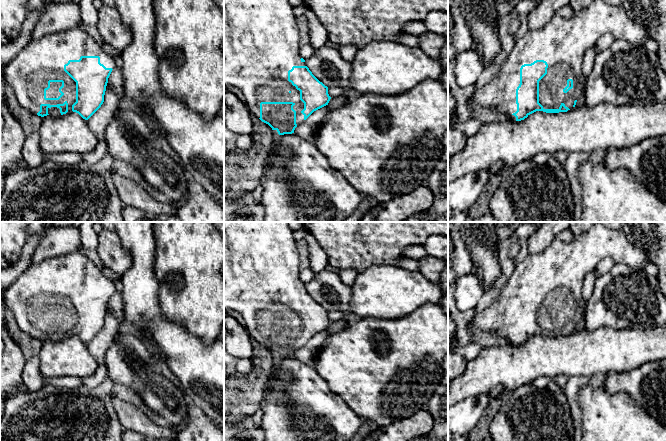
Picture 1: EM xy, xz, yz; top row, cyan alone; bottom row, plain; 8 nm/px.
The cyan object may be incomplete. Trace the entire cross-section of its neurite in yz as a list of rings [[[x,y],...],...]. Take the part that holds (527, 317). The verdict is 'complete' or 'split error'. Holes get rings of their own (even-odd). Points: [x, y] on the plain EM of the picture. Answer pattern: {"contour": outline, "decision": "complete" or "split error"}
{"contour": [[[597,224],[576,236],[573,242],[563,242],[555,238],[544,251],[529,254],[518,263],[495,302],[474,315],[469,323],[497,334],[512,345],[524,344],[536,335],[567,336],[575,331],[577,323],[582,319],[582,288],[585,277],[605,257],[611,258],[615,263],[640,269],[650,262],[643,249],[629,242],[621,229],[610,229]]], "decision": "split error"}

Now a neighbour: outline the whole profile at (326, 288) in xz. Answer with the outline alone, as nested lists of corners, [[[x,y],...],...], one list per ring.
[[[322,270],[305,284],[312,298],[327,311],[347,312],[352,297],[351,285],[344,284],[338,273]]]

